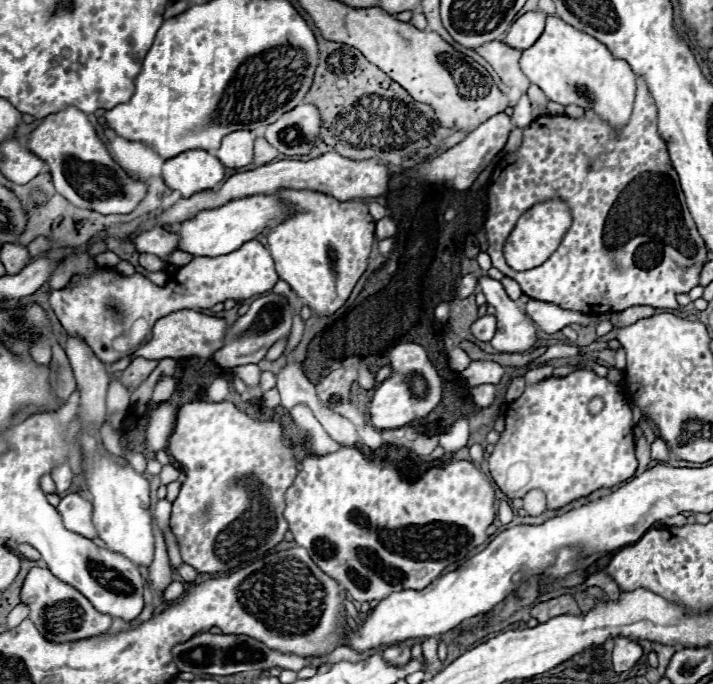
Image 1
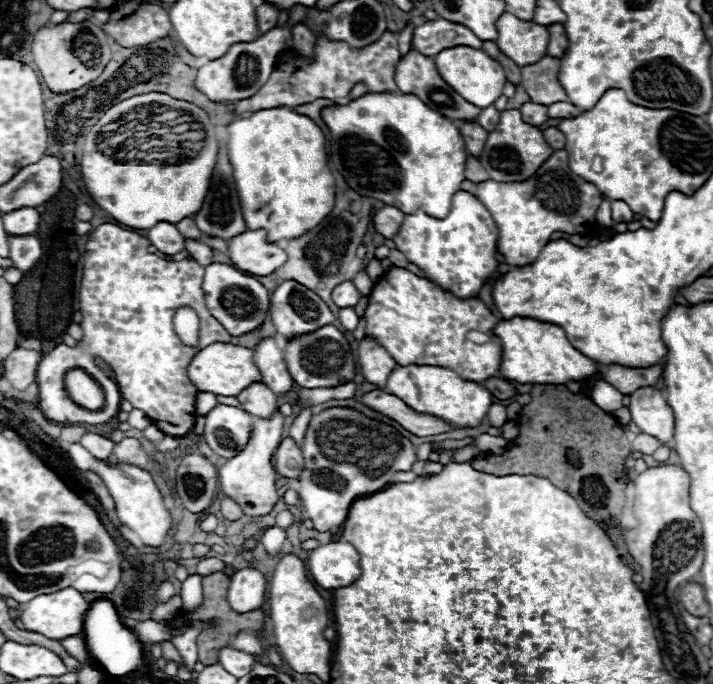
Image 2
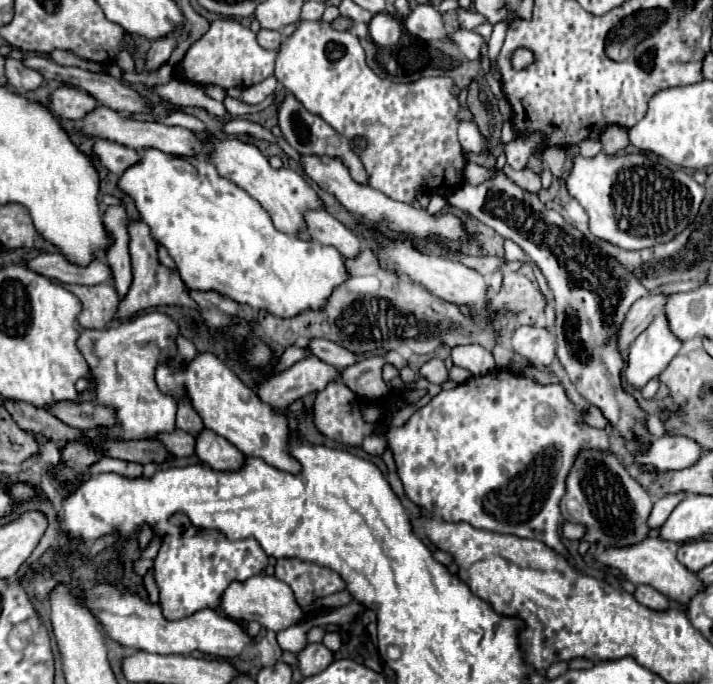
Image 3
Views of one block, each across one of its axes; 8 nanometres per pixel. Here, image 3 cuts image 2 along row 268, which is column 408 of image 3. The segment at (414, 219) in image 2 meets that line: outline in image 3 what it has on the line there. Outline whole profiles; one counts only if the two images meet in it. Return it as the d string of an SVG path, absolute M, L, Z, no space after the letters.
M494 370L494 372L484 374L484 376L474 376L454 390L442 390L438 396L432 398L430 404L416 410L412 414L412 418L402 428L390 428L386 436L388 436L390 450L394 454L396 466L398 466L398 476L404 484L404 492L414 504L432 512L434 516L440 516L446 522L468 522L470 526L480 528L480 530L490 530L490 532L498 532L498 534L514 534L518 538L540 540L546 546L550 546L552 550L556 550L560 556L564 556L574 566L572 556L562 546L560 536L558 536L558 522L560 522L560 506L558 504L560 504L560 498L566 492L566 476L568 476L568 470L574 464L574 458L576 458L578 450L582 450L582 448L606 450L610 446L610 442L608 442L608 436L606 436L604 430L596 430L596 428L582 422L582 412L574 406L574 402L570 402L566 398L566 392L564 392L562 386L558 386L558 384L540 386L532 378L524 378L524 376L506 372L506 370Z

